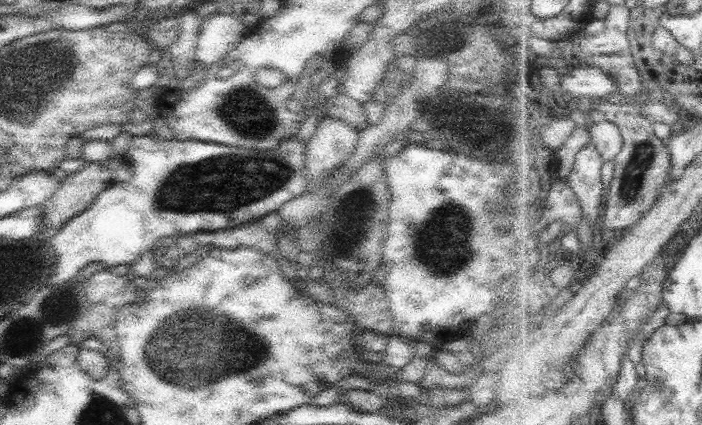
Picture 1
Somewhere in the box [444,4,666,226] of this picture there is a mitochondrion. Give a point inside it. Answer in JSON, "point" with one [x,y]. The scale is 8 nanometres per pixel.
{"point":[643,157]}

